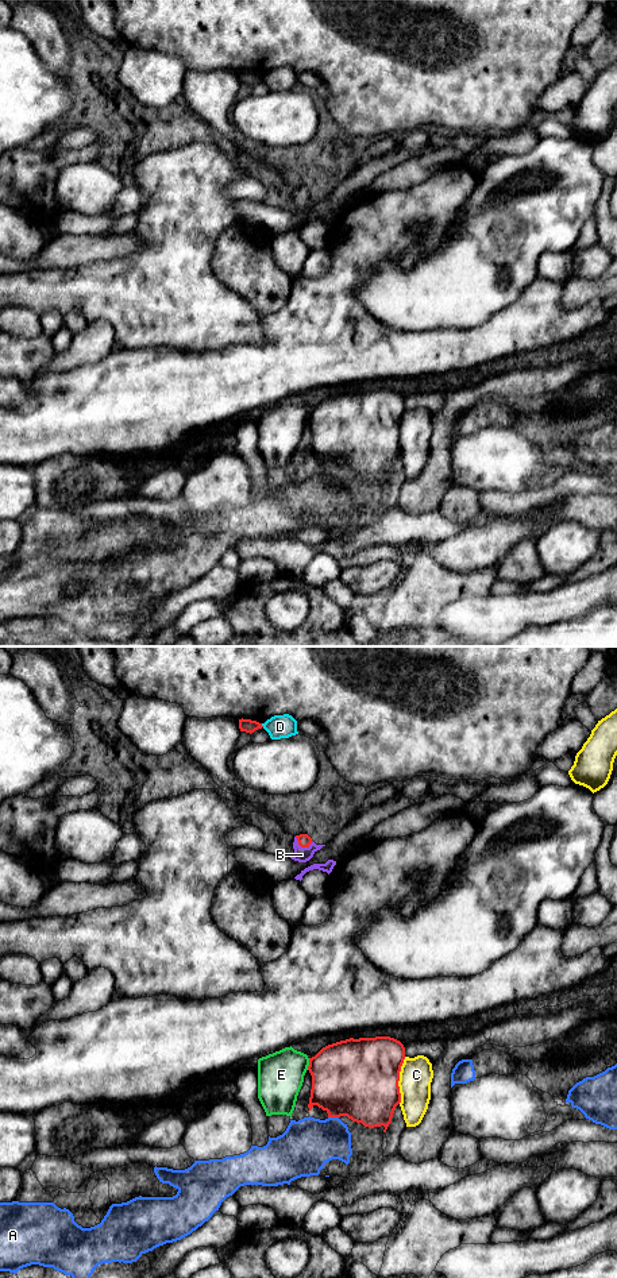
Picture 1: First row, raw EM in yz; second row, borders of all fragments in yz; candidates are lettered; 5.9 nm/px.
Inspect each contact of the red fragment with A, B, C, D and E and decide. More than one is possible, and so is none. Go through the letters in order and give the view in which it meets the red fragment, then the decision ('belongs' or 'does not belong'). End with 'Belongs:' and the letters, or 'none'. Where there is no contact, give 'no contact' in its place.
A: contact in yz; does not belong
B: contact in yz; belongs
C: contact in yz; does not belong
D: contact in yz; does not belong
E: contact in yz; does not belong
Belongs: B

